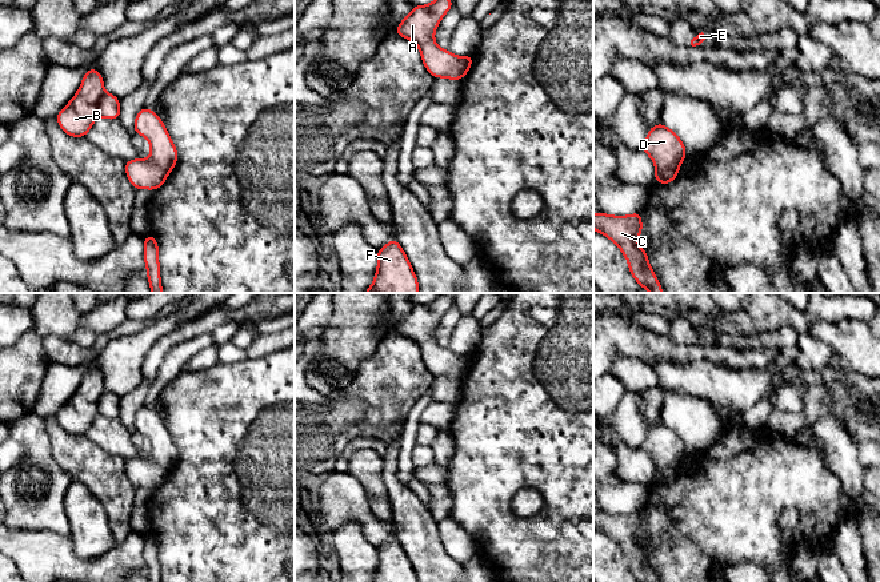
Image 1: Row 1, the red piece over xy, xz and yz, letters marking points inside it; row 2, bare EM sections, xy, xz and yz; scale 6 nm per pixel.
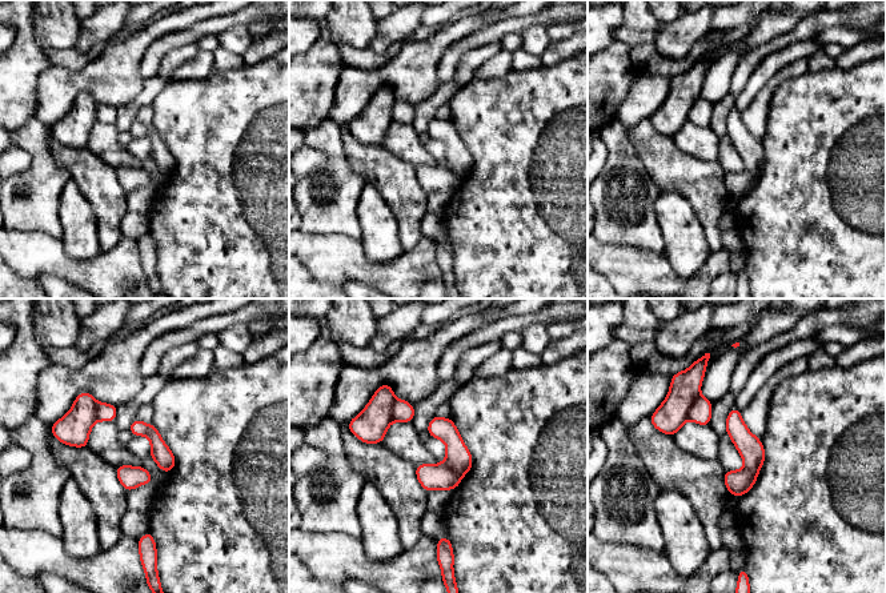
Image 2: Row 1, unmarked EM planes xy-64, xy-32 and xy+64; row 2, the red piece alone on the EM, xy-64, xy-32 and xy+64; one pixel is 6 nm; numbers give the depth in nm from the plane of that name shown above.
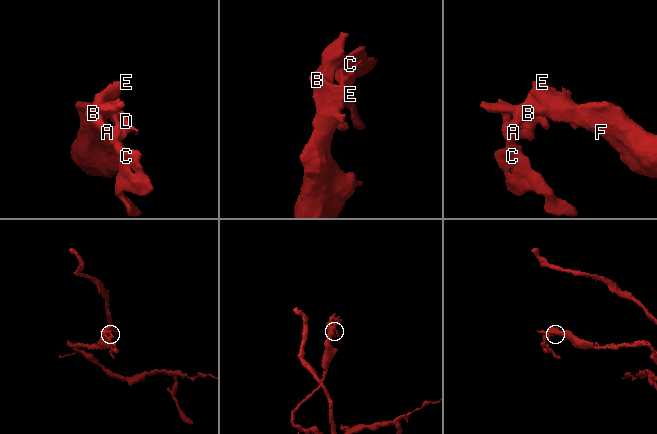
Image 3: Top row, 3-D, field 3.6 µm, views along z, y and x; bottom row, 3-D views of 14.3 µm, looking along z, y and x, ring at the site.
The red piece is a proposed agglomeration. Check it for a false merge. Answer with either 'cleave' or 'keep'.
cleave

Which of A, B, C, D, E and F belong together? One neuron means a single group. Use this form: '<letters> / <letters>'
A B C E F / D

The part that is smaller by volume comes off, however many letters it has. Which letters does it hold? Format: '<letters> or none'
D

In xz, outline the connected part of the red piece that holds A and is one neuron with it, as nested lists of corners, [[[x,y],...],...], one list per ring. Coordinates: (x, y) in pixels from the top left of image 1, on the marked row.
[[[435,0],[428,5],[416,5],[393,32],[419,47],[423,64],[433,79],[463,79],[461,57],[439,48],[433,39],[436,27],[452,7],[453,0]]]

